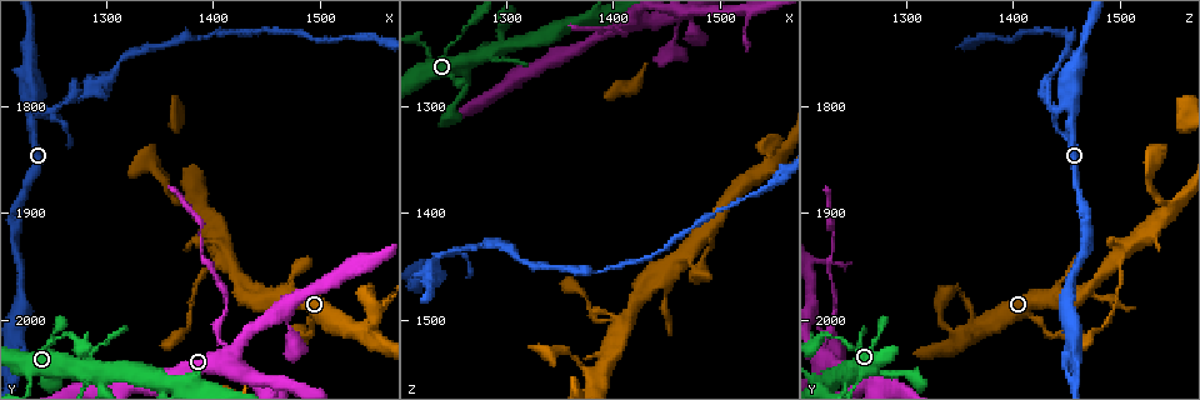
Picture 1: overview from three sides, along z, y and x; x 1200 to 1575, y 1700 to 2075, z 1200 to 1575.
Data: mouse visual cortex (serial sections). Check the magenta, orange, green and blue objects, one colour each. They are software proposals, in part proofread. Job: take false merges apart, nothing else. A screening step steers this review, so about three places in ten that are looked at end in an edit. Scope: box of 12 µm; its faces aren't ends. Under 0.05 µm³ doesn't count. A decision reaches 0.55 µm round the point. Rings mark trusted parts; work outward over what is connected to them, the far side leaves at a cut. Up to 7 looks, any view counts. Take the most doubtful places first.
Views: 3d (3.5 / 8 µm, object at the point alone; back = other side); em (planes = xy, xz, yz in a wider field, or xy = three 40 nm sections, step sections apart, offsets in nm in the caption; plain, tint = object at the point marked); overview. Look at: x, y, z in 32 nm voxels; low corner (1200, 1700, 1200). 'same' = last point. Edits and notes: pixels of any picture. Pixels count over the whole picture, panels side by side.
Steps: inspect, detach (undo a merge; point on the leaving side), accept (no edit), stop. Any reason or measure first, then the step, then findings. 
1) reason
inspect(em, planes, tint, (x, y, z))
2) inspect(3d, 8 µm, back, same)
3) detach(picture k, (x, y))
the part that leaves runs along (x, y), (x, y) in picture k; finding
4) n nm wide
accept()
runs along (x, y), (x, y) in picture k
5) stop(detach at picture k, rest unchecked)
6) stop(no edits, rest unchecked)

arms part here
inspect(3d, 3.5 µm, (1232, 1800, 1452))

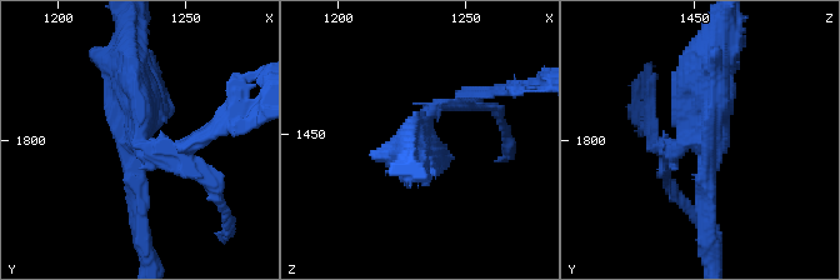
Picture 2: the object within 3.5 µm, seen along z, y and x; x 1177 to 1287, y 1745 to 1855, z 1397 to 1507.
3 arms; arms of 150, 200, 600 nm
inspect(em, xy, step 1, tint, (1232, 1801, 1453))

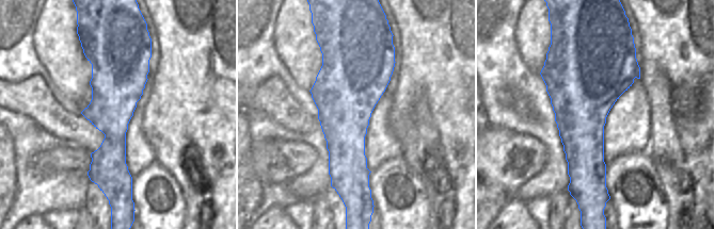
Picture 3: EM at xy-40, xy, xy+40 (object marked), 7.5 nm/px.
cut it another way
inspect(em, xy, step 2, tint, same)

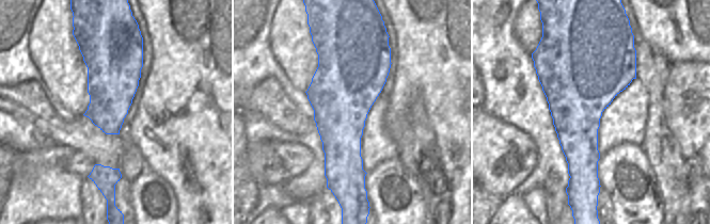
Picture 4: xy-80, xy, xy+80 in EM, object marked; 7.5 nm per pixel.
detach(picture 2, (465, 98))
the part that leaves runs along (424, 116), (470, 94), (513, 88) in picture 2; a second cell is stuck on

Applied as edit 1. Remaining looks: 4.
branch point
inspect(3d, 3.5 µm, (1446, 1978, 1460))

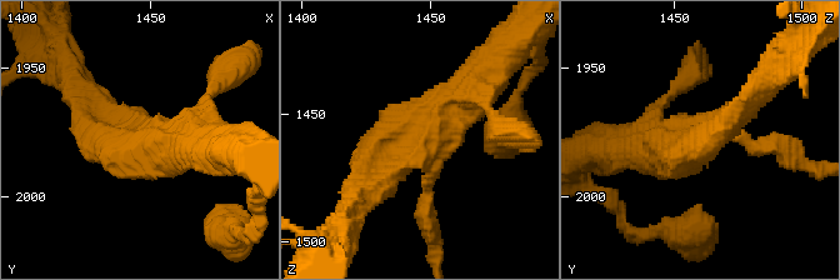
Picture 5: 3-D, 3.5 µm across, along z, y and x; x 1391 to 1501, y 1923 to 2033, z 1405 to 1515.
accept()
runs along (479, 78), (368, 189) in picture 5; continuous, no second cell

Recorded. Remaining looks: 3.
stop(detach at picture 2, rest unchecked)

